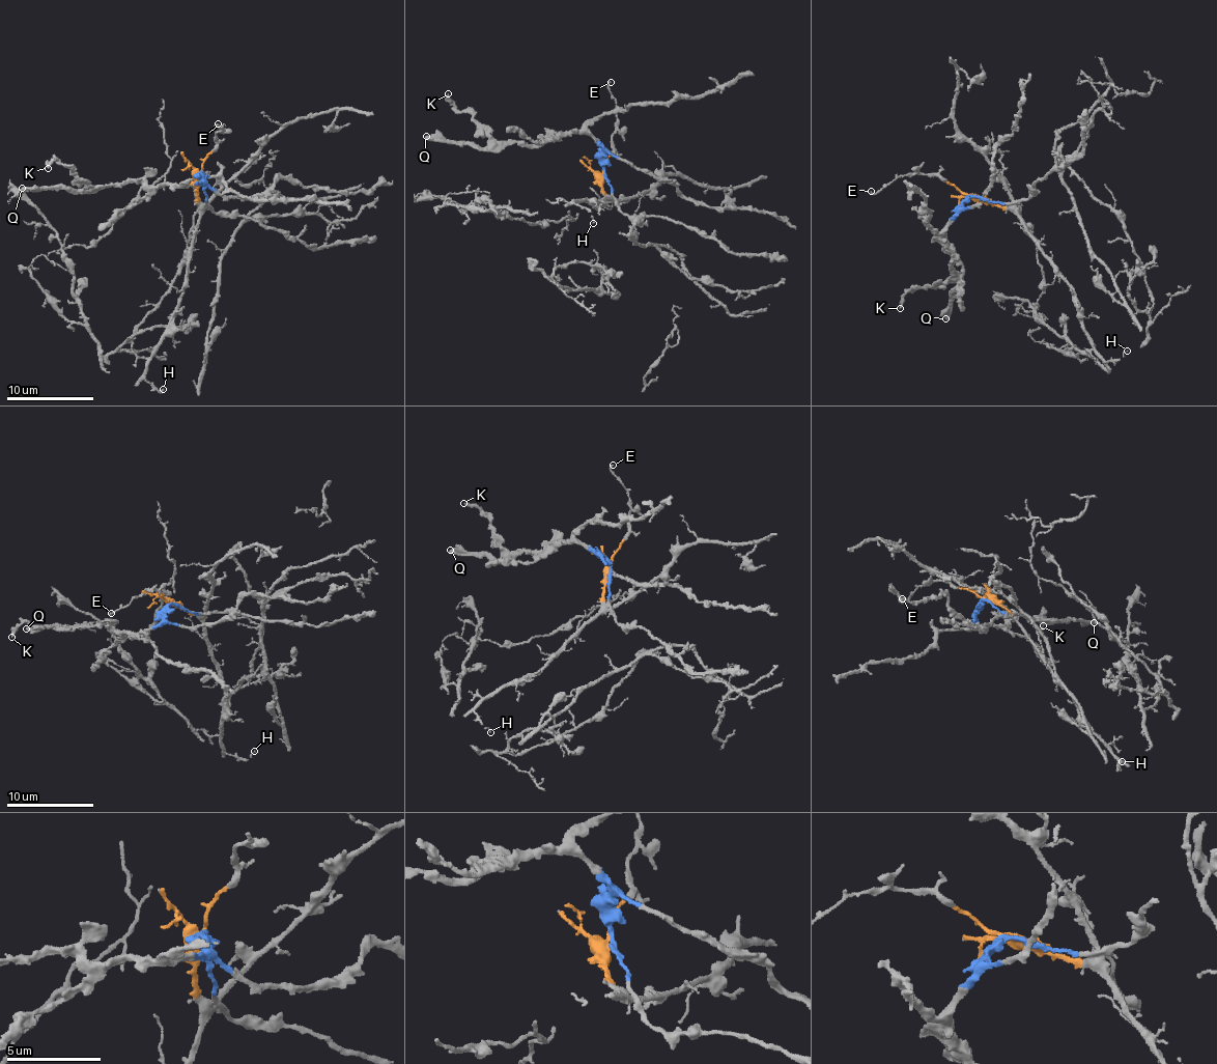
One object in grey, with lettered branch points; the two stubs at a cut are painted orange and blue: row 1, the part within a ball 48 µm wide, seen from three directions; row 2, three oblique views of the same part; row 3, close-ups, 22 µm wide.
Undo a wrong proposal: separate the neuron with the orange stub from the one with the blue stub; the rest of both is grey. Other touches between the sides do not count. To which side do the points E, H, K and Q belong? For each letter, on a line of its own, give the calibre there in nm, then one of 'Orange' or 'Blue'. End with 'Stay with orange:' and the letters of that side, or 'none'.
E: Thickness 160 nm. Orange
H: Thickness 110 nm. Orange
K: Thickness 200 nm. Blue
Q: Thickness 400 nm. Blue
Stay with orange: E, H

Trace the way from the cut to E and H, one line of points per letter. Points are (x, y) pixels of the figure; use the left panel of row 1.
E: (200, 175), (201, 165), (217, 144), (222, 126), (215, 128), (218, 123)
H: (200, 175), (198, 228), (189, 277), (169, 332), (144, 375), (159, 392), (162, 388)

